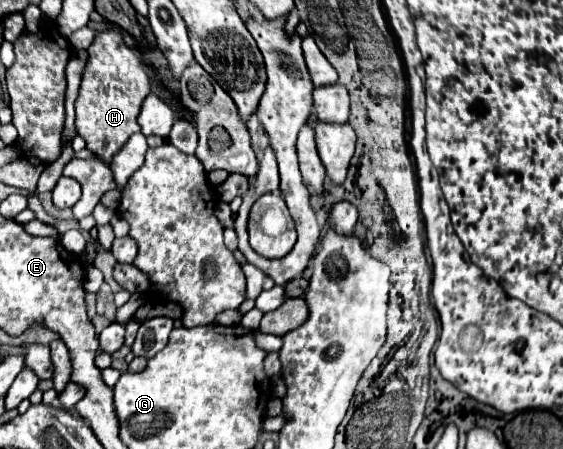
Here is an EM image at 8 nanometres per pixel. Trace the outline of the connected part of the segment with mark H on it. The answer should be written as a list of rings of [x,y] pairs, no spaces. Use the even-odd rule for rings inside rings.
[[[108,25],[106,31],[96,33],[88,47],[88,63],[76,99],[76,131],[86,139],[86,149],[96,153],[104,163],[110,163],[112,155],[128,141],[128,137],[140,131],[138,111],[150,93],[150,79],[138,51],[124,43],[118,25]]]

